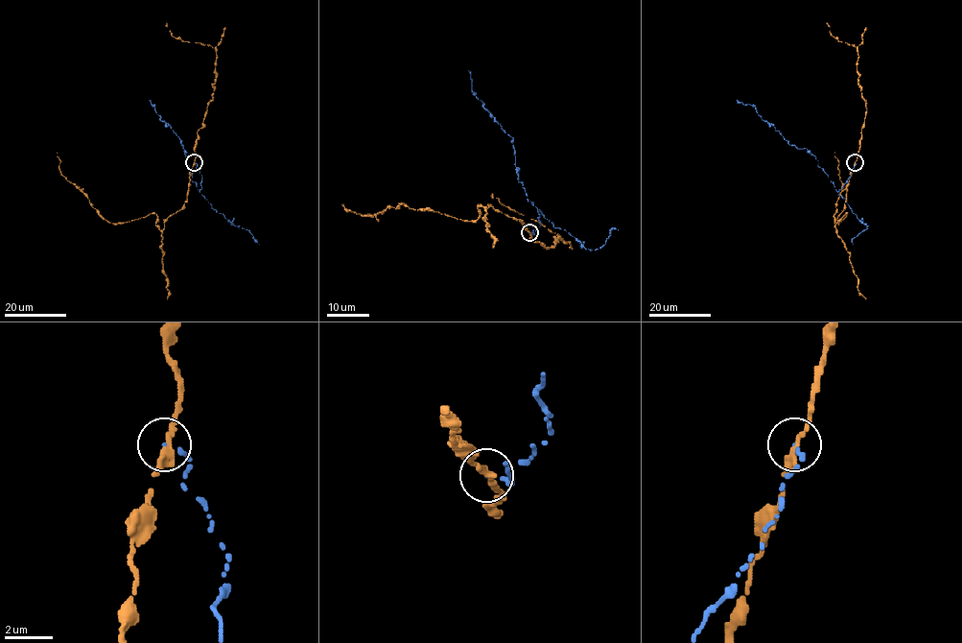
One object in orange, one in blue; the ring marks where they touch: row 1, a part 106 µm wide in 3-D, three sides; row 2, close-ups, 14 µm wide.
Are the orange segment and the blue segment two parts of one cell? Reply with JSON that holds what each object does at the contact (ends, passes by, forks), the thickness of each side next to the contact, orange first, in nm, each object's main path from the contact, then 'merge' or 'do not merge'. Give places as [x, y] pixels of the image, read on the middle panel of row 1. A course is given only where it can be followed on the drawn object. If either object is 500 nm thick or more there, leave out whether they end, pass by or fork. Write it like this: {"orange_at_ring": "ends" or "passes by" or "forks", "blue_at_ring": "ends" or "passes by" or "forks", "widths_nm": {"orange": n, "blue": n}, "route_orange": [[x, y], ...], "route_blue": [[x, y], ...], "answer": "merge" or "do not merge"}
{"orange_at_ring": "passes by", "blue_at_ring": "ends", "widths_nm": {"orange": 320, "blue": 130}, "route_orange": [[528, 233], [522, 222], [488, 205], [477, 206], [480, 216], [466, 222], [401, 204], [363, 215], [342, 205]], "route_blue": [[528, 233], [533, 234], [541, 226], [539, 215], [518, 182], [513, 138], [472, 91], [468, 71]], "answer": "do not merge"}

